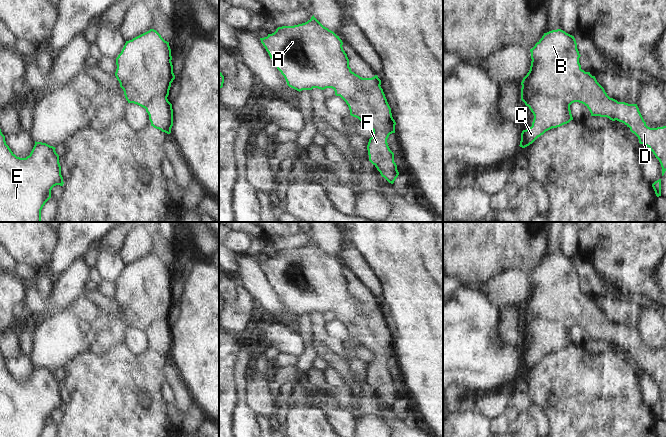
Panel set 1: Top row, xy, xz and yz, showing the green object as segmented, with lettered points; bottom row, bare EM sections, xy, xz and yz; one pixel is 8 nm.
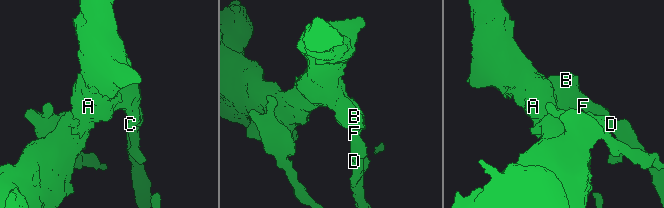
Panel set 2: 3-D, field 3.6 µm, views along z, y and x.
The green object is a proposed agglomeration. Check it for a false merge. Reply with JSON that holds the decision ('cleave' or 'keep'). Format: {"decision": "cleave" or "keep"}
{"decision": "keep"}

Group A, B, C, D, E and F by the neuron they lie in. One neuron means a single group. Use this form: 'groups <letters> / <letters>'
groups A B C D E F

